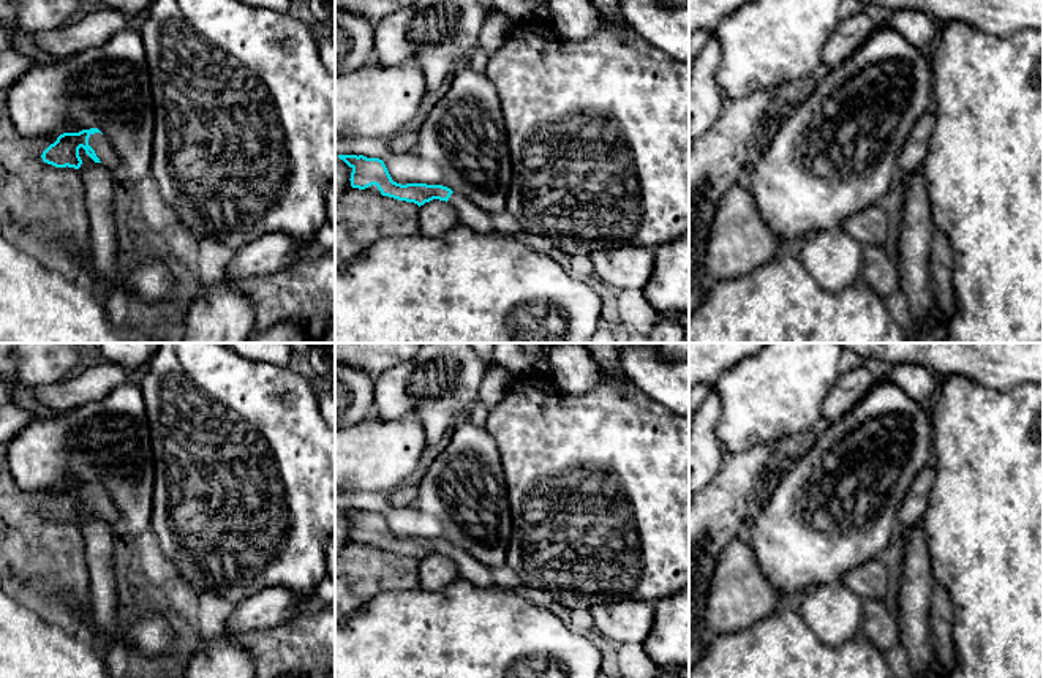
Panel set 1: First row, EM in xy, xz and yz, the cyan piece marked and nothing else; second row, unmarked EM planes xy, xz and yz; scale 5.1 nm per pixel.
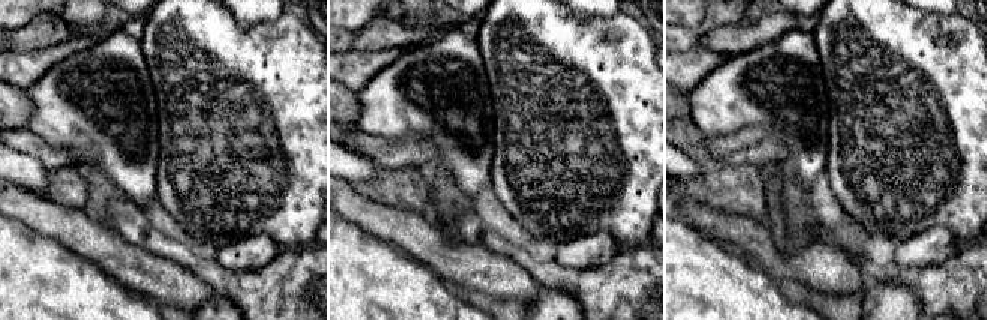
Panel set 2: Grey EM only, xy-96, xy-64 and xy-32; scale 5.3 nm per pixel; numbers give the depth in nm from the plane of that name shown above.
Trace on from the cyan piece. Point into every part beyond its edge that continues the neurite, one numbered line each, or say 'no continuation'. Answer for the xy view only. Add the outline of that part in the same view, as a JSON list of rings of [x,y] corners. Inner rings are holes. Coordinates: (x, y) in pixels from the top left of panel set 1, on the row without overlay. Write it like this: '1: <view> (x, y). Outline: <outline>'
1: xy (103, 503). Outline: [[[90,488],[88,499],[95,504],[103,520],[112,526],[120,523],[120,512],[104,488]]]

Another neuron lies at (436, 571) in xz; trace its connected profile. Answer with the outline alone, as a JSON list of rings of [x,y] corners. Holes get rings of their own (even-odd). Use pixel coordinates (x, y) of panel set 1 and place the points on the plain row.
[[[433,553],[419,561],[419,589],[438,593],[460,578],[454,559]]]

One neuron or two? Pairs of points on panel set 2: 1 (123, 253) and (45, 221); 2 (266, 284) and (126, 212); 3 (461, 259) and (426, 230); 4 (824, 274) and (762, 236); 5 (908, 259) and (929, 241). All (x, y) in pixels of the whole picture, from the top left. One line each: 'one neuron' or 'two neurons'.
1: one neuron
2: one neuron
3: one neuron
4: one neuron
5: one neuron

